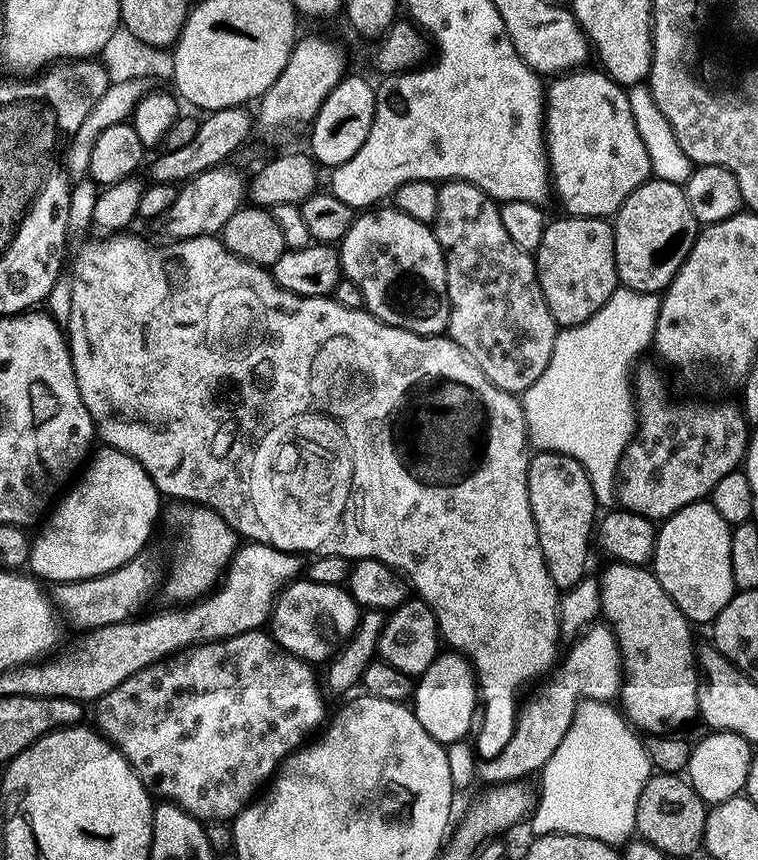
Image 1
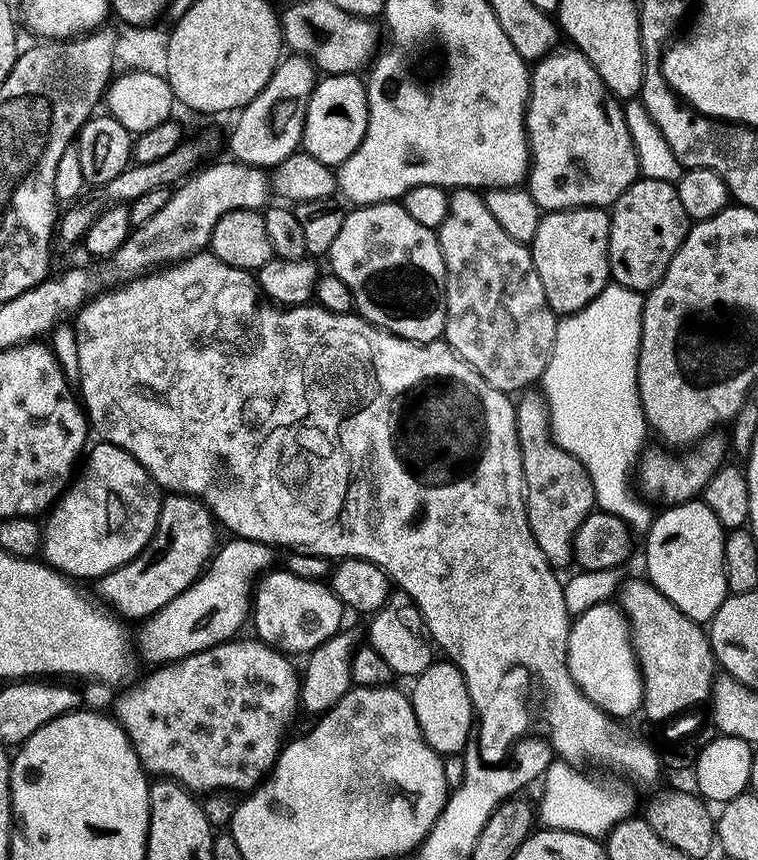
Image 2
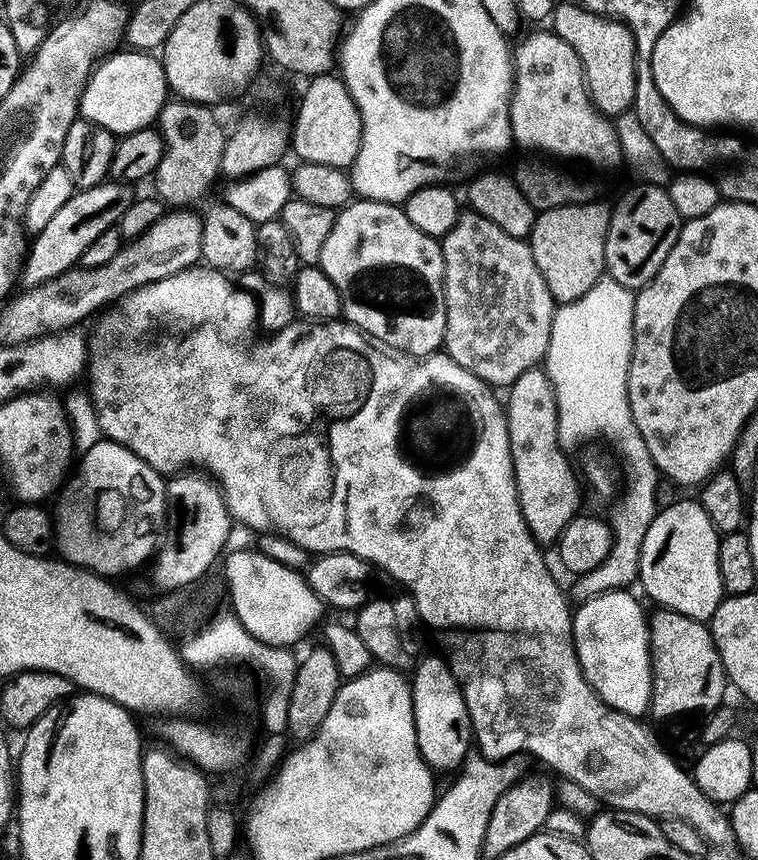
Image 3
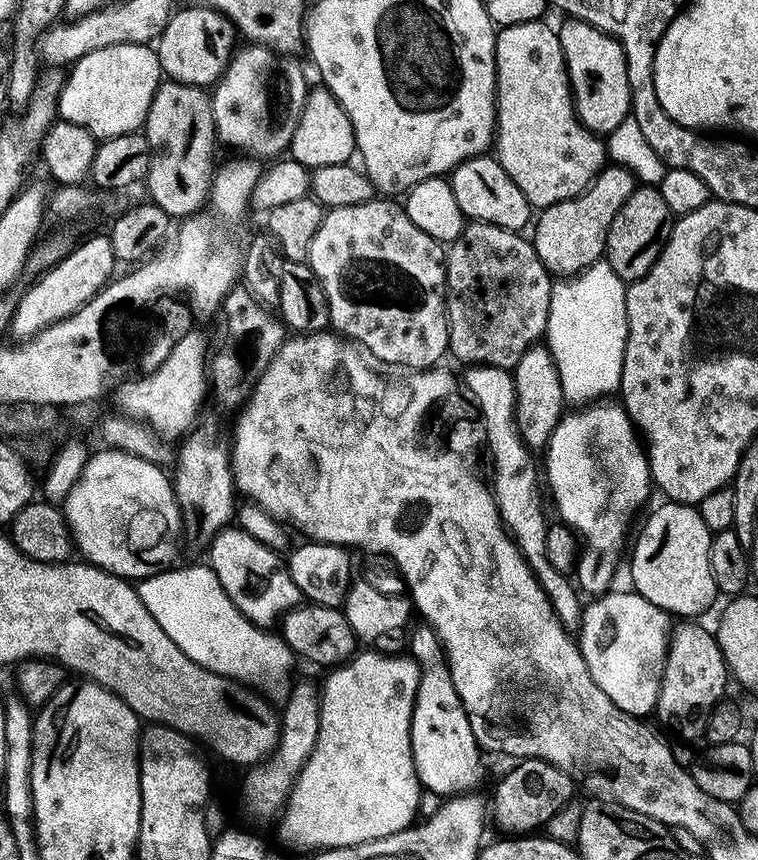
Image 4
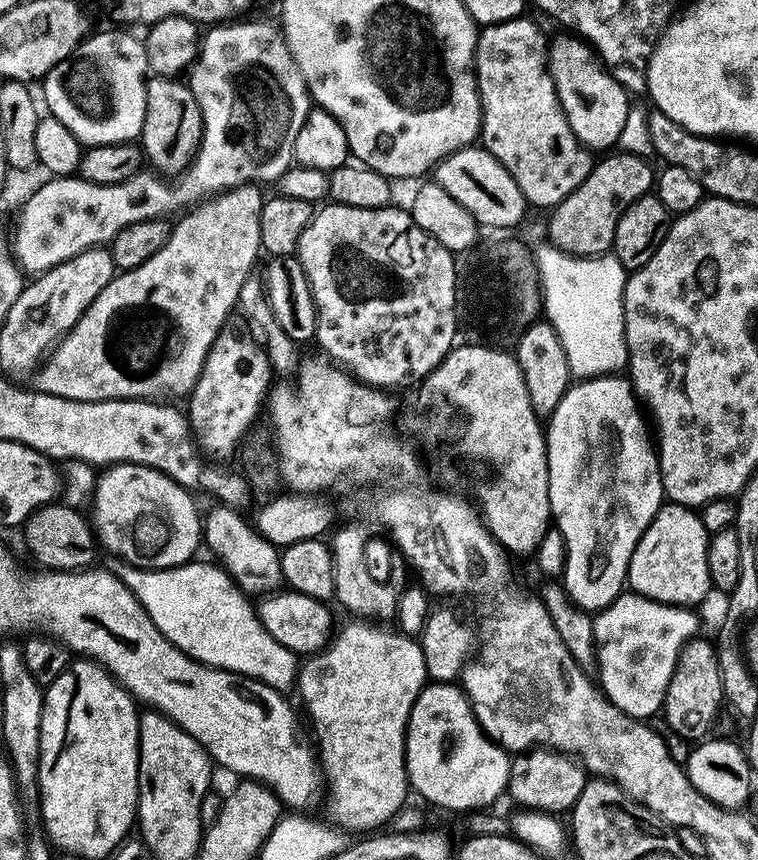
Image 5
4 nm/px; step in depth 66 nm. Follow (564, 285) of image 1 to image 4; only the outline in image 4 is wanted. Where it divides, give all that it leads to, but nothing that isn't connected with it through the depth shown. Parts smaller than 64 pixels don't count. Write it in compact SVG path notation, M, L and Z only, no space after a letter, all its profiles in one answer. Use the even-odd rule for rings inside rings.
M609 163L592 179L592 185L585 192L579 192L578 195L548 208L539 209L530 239L538 258L548 267L553 277L578 276L590 265L601 263L610 222L614 222L614 214L622 210L622 202L626 202L626 198L630 198L637 187L638 181L631 170L623 164Z

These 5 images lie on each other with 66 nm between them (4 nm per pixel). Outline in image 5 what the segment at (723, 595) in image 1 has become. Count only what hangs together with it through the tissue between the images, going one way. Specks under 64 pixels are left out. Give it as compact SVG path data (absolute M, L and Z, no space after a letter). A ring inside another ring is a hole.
M665 503L659 514L652 519L648 530L642 534L628 567L627 587L638 596L657 600L659 604L697 606L713 591L710 570L706 566L709 532L702 526L699 515L682 504Z

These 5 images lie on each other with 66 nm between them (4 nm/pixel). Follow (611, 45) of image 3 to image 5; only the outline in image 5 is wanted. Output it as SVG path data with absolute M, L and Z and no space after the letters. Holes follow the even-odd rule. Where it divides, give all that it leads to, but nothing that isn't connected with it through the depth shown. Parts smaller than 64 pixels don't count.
M568 34L565 40L560 40L550 48L550 71L552 80L556 83L558 98L562 110L566 114L566 122L570 124L570 130L574 132L574 138L585 148L596 154L604 154L615 149L620 142L622 126L626 126L629 93L623 84L616 79L611 71L607 72L605 61L594 51L592 44L576 34Z

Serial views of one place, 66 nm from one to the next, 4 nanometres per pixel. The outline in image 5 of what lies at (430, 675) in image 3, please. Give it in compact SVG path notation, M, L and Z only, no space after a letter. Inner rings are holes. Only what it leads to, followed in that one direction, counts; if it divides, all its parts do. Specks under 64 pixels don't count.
M429 683L420 691L420 697L414 702L408 719L406 734L406 766L411 791L424 800L445 808L448 812L472 812L475 808L488 808L501 795L508 791L509 761L500 745L495 744L480 729L476 715L472 713L472 704L455 683Z

